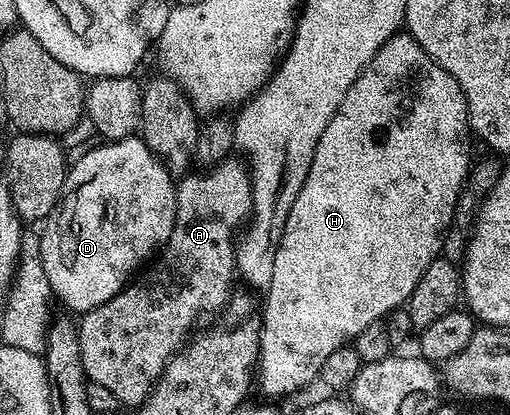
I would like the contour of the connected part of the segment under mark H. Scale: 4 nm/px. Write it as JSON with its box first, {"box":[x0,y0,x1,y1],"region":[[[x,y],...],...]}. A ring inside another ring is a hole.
{"box":[257,31,473,397],"region":[[[400,31],[386,41],[385,44],[377,51],[377,55],[367,66],[361,71],[361,75],[353,83],[353,87],[349,87],[349,91],[345,95],[345,99],[341,103],[341,107],[333,115],[333,119],[329,119],[329,127],[325,127],[325,131],[321,131],[321,139],[317,139],[317,151],[313,151],[313,163],[309,167],[309,175],[305,179],[305,183],[301,187],[301,191],[297,195],[297,199],[293,199],[293,211],[289,211],[289,219],[285,219],[285,231],[279,240],[275,258],[273,259],[273,273],[271,289],[268,290],[266,300],[263,303],[263,329],[260,331],[259,343],[259,360],[257,362],[257,385],[263,388],[263,393],[267,397],[287,397],[290,393],[295,393],[298,389],[303,389],[311,380],[319,377],[321,367],[325,363],[325,359],[329,359],[329,355],[333,355],[333,351],[337,351],[337,347],[354,342],[357,335],[361,335],[361,331],[365,331],[365,327],[369,327],[369,323],[384,320],[388,315],[395,312],[396,309],[406,306],[407,300],[413,295],[413,287],[417,287],[421,275],[425,275],[425,267],[429,267],[429,263],[433,263],[444,252],[443,236],[450,230],[454,222],[455,208],[459,198],[462,197],[464,188],[467,183],[467,174],[471,172],[473,164],[473,156],[471,157],[471,141],[473,142],[473,134],[471,132],[471,122],[467,120],[467,100],[461,91],[461,87],[457,83],[457,79],[453,79],[453,75],[449,75],[449,71],[445,71],[429,56],[429,54],[411,38],[411,34],[406,31]]]}

